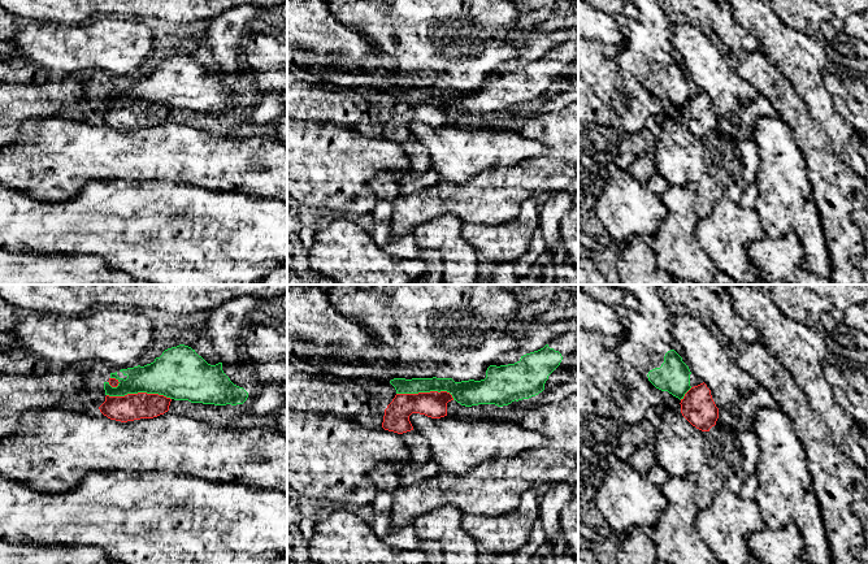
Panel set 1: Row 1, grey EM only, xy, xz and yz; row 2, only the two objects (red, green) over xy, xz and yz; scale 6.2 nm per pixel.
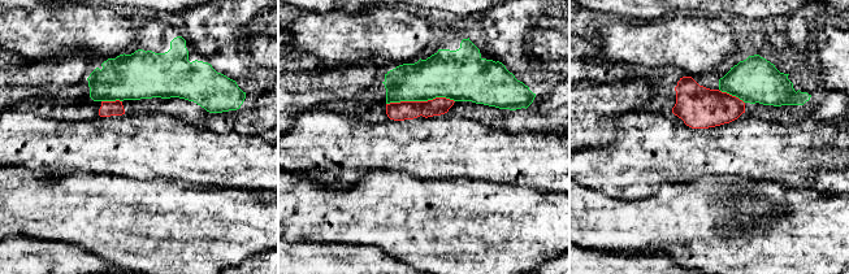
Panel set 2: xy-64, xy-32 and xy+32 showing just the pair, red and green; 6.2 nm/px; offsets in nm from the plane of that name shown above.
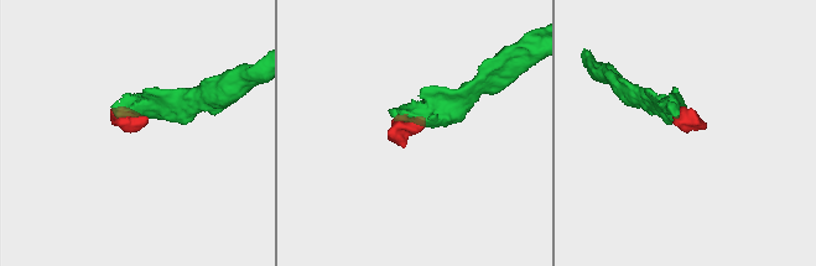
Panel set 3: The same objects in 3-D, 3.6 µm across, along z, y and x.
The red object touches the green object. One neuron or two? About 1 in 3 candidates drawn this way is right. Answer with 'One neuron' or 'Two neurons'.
Two neurons

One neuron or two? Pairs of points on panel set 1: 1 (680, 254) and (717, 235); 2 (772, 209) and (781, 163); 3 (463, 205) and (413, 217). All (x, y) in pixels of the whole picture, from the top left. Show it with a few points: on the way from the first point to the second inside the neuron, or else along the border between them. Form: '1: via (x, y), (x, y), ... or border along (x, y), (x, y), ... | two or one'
1: border along (698, 218), (695, 238), (716, 269) | two
2: via (781, 198), (781, 174) | one
3: via (451, 205), (425, 205) | one

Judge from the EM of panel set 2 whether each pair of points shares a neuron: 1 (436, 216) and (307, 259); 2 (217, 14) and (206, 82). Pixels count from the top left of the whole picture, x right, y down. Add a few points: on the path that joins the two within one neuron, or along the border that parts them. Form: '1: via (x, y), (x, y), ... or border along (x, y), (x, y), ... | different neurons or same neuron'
1: border along (317, 240), (372, 244), (377, 248) | different neurons
2: border along (189, 43), (207, 59) | different neurons

